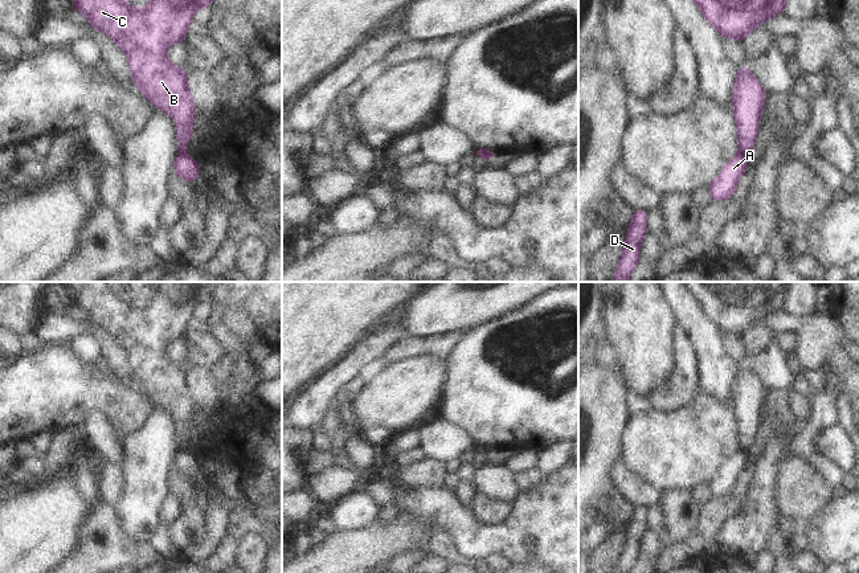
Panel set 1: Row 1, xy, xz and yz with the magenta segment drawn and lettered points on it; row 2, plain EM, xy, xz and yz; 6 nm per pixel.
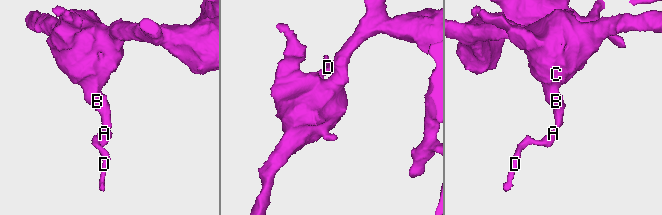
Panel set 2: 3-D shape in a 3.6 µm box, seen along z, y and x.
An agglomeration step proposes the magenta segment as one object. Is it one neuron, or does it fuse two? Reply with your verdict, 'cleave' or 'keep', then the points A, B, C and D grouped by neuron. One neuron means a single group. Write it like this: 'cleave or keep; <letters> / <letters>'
cleave; A D / B C

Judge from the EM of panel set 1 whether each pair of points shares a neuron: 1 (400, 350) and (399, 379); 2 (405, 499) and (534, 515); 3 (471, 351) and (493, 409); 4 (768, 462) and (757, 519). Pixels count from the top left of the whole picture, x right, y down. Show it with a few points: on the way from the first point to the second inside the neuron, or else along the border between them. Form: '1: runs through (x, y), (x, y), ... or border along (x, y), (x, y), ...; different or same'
1: border along (430, 355), (392, 363), (373, 379); different
2: runs through (437, 503), (470, 532), (502, 532); same
3: runs through (485, 365), (493, 373), (493, 395); same
4: runs through (765, 477), (760, 504); same

